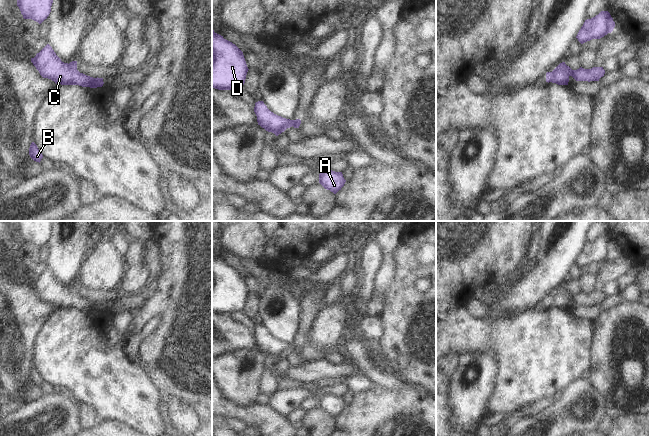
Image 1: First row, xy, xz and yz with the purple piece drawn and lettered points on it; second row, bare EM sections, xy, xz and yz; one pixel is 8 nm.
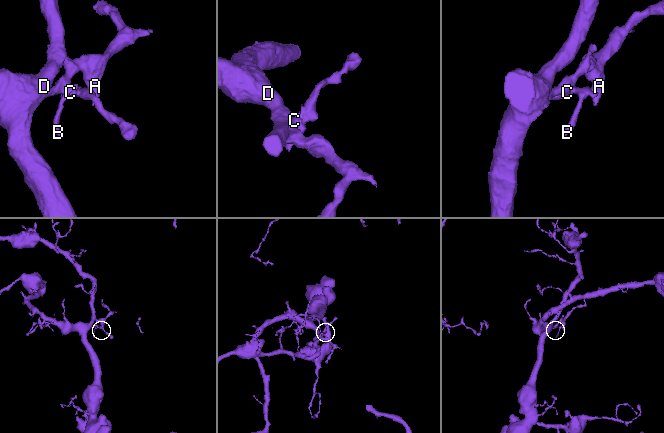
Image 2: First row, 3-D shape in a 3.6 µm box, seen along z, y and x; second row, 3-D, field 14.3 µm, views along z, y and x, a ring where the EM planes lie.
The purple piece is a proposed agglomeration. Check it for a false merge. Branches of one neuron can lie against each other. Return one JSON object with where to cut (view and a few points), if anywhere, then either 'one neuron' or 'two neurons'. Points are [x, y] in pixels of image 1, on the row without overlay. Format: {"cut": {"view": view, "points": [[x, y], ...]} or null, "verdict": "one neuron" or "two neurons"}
{"cut": {"view": "yz", "points": [[559, 288], [569, 299]]}, "verdict": "two neurons"}

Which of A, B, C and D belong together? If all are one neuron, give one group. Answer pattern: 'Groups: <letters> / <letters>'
Groups: A C D / B

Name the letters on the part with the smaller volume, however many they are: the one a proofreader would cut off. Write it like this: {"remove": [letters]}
{"remove": ["B"]}

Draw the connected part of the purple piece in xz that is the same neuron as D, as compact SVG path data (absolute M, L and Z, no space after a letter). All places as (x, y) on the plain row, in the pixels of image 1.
M212 252L212 312L231 314L242 311L248 294L243 276Z

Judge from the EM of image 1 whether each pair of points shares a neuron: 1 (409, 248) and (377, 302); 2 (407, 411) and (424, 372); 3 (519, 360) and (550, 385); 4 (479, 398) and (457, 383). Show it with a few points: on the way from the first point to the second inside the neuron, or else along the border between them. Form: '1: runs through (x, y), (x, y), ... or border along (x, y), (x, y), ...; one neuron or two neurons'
1: border along (394, 271), (378, 315); two neurons
2: border along (407, 383), (421, 385), (425, 389); two neurons
3: runs through (527, 362), (542, 377); one neuron
4: runs through (474, 393), (462, 384); one neuron

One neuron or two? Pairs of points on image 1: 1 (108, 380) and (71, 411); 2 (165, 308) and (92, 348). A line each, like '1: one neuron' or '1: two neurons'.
1: two neurons
2: two neurons

